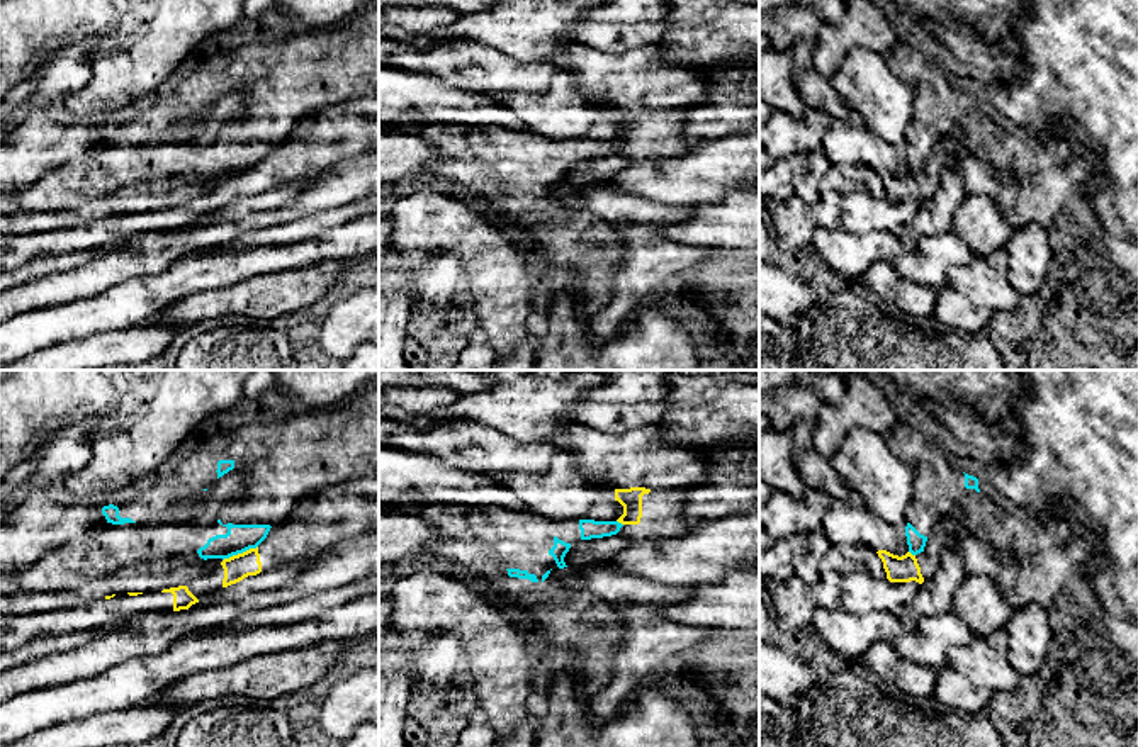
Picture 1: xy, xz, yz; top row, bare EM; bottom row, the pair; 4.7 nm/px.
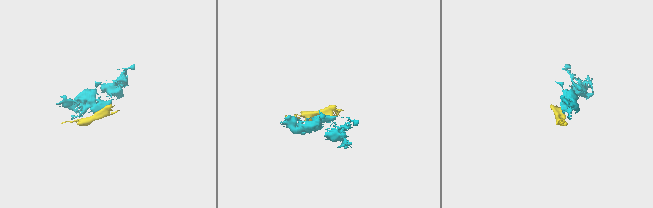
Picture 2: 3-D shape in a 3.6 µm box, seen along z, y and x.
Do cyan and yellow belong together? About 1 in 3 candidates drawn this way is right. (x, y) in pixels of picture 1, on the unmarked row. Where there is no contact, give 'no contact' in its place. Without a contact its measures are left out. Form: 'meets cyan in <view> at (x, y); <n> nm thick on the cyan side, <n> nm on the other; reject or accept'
meets cyan in xy at (240, 172); 130 nm thick on the cyan side, 120 nm on the other; reject

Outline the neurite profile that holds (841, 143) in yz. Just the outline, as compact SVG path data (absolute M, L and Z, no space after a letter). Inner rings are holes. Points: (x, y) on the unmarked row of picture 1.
M832 119L822 138L822 149L831 165L866 165L899 177L909 171L905 149L892 146L866 126L851 127Z

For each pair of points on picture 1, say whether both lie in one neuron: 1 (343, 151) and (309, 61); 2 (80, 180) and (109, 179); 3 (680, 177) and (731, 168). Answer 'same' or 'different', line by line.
1: different
2: same
3: same

